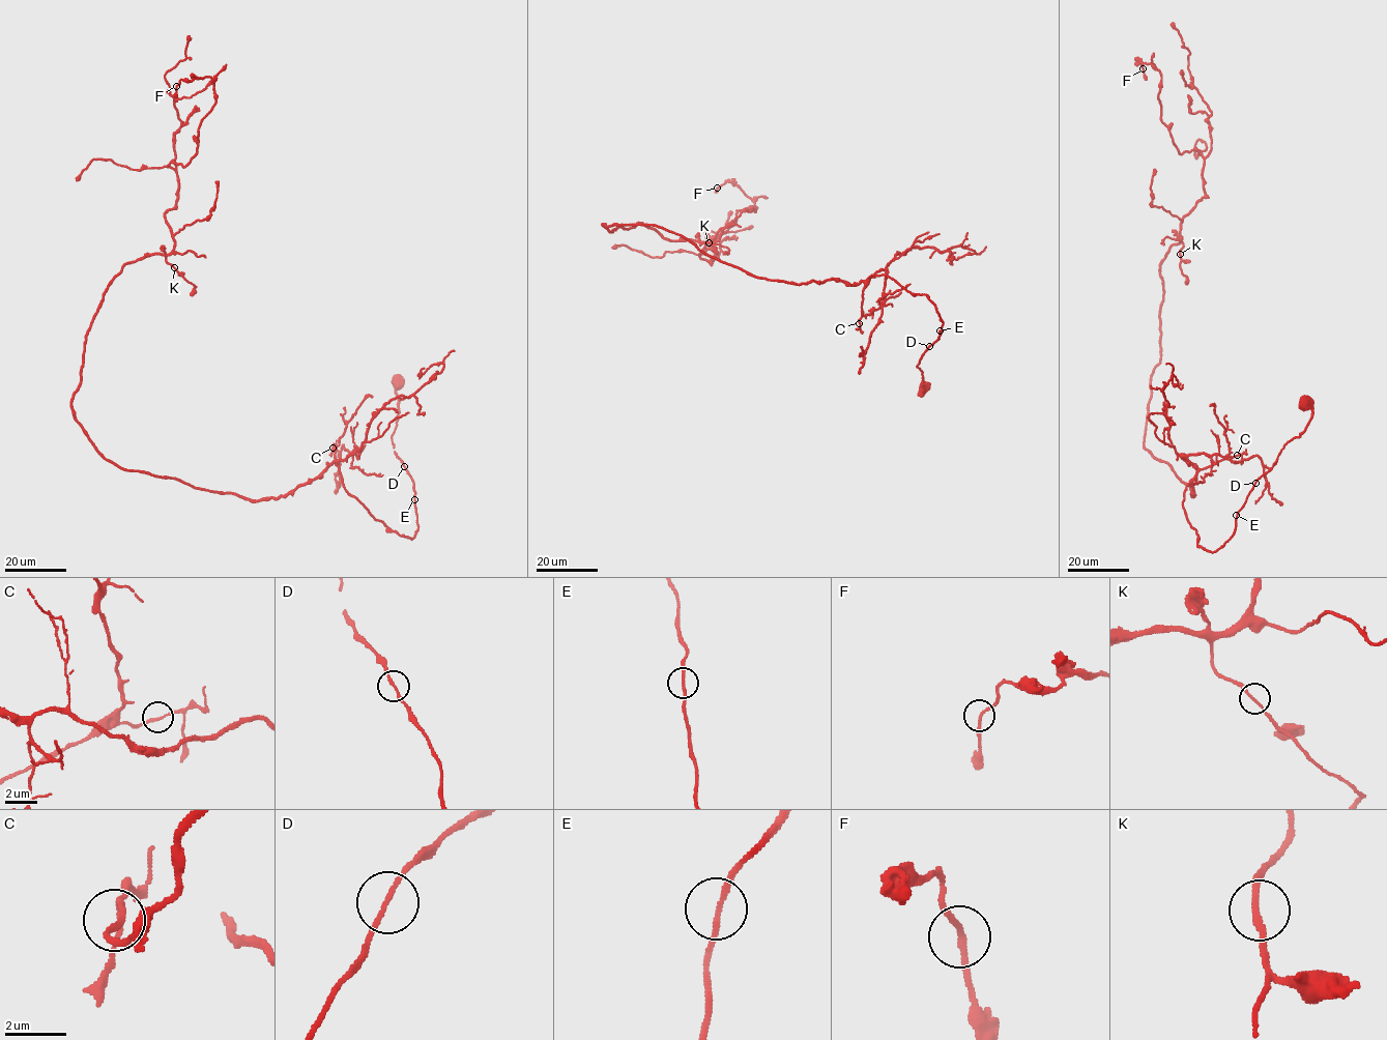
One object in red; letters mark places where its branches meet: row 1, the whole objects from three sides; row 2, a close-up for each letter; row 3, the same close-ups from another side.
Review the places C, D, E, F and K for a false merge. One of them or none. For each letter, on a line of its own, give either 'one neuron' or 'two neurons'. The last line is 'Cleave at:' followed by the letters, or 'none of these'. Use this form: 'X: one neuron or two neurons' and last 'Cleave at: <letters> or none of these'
C: one neuron
D: one neuron
E: one neuron
F: one neuron
K: one neuron
Cleave at: none of these

